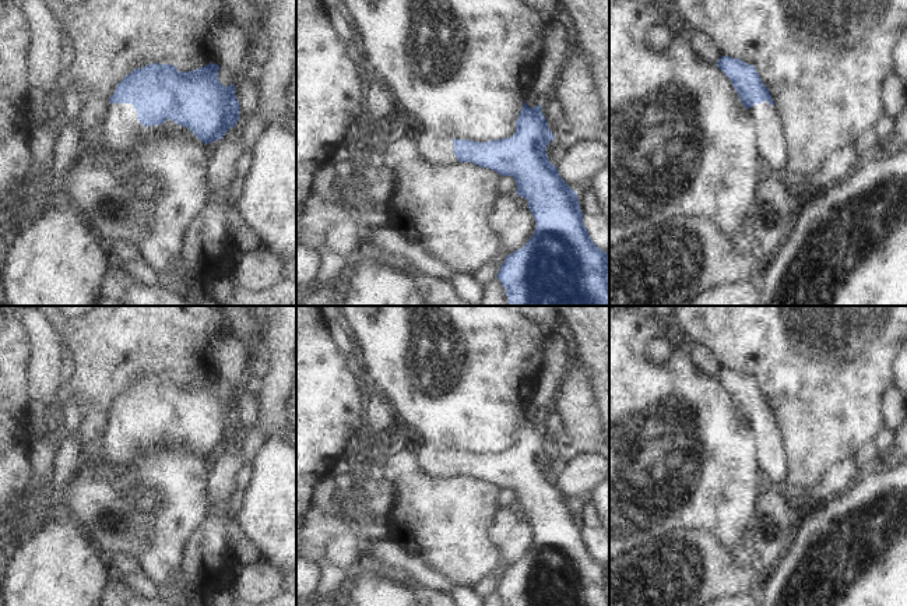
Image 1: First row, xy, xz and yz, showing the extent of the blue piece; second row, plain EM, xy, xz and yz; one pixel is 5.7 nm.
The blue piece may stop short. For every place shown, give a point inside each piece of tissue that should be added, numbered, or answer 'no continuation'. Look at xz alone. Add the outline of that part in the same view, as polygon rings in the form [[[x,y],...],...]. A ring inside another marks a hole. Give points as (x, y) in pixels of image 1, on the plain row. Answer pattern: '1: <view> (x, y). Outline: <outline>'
1: xz (438, 462). Outline: [[[423,444],[419,448],[419,458],[423,469],[433,475],[442,478],[457,478],[458,472],[453,465],[453,454],[450,451],[439,450]]]

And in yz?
1: yz (773, 462). Outline: [[[767,413],[746,422],[757,447],[759,468],[766,482],[785,482],[790,465],[777,423]]]

